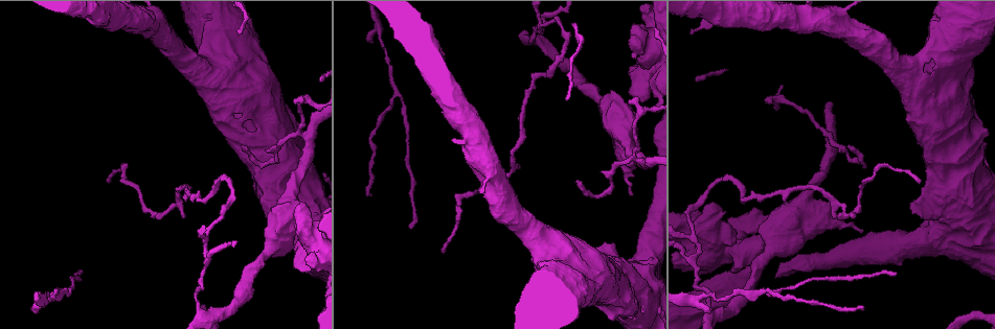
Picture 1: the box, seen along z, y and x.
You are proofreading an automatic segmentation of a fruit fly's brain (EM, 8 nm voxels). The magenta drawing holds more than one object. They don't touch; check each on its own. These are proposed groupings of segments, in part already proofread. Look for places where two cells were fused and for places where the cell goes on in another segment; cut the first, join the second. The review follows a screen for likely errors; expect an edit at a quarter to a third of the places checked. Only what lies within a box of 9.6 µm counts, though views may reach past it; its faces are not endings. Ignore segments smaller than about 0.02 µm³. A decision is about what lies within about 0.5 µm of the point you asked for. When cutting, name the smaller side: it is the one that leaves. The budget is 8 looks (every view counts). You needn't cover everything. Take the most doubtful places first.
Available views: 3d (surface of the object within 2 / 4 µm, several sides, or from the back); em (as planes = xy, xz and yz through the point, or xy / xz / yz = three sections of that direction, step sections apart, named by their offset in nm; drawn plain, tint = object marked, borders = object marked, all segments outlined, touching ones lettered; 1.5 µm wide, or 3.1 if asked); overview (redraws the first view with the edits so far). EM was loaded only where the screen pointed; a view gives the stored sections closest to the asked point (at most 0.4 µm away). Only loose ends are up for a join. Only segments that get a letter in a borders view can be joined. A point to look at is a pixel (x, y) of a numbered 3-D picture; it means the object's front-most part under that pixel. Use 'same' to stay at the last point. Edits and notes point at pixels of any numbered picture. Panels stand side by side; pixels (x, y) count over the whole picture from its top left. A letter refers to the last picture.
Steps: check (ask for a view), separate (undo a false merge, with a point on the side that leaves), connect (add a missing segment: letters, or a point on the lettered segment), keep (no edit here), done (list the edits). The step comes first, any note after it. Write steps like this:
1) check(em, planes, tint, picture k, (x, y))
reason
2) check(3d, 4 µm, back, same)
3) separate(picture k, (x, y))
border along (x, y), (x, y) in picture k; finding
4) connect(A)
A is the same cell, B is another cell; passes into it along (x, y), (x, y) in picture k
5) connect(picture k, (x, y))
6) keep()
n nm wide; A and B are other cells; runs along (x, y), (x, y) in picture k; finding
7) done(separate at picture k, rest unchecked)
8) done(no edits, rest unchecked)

check(em, planes, borders, picture 1, (631, 194))
branch stops here

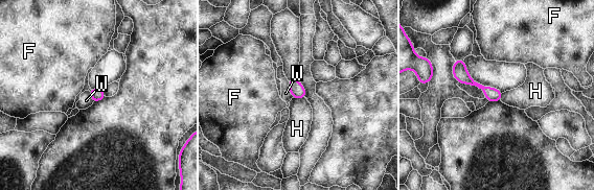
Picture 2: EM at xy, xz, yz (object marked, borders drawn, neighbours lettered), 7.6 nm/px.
keep()
F, H and W are other cells; none of them fits

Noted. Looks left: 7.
check(3d, 4 µm, back, picture 1, (849, 147))
end of a long branch

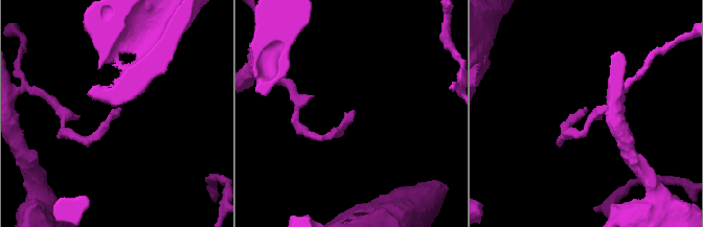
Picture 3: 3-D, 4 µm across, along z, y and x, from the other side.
check(em, planes, borders, picture 3, (118, 110))
now the EM

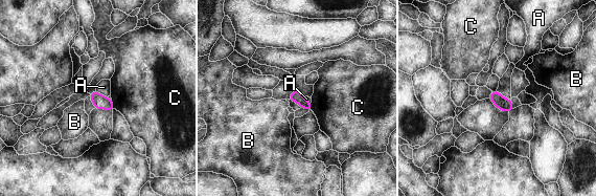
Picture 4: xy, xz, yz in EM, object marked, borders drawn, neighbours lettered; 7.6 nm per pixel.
keep()
A touches over 100 nm; A, B and C are other cells; border along (96, 90), (107, 96) in picture 4; none of them fits

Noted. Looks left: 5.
check(em, planes, borders, picture 1, (519, 164))
free end

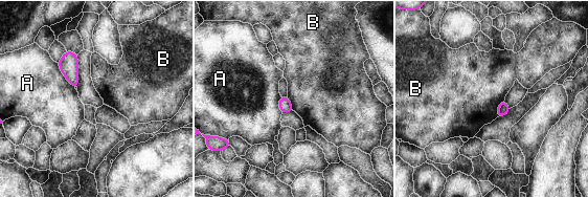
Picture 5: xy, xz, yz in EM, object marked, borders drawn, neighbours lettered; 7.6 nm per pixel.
keep()
90 nm wide; A and B are other cells; border along (504, 99), (498, 106), (497, 116) in picture 5; none of them fits

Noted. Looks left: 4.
done(no edits, rest unchecked)

